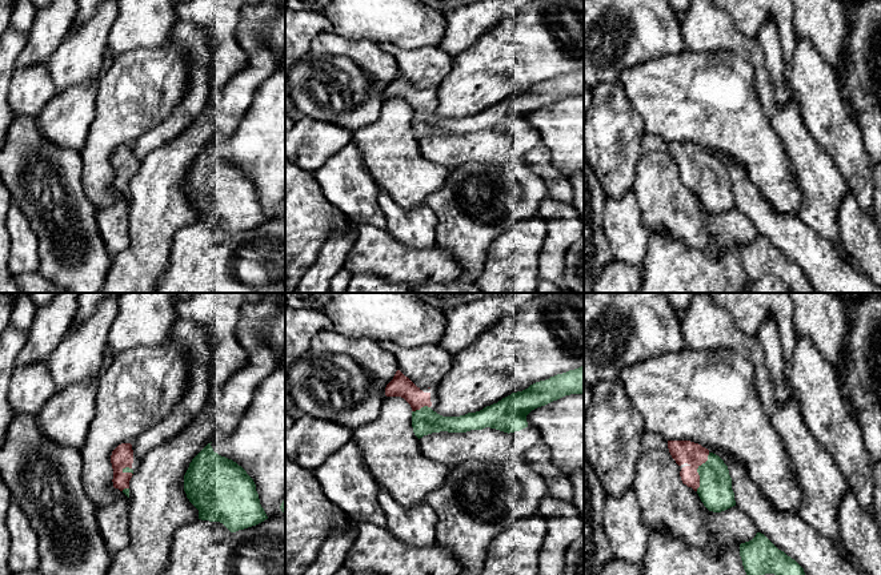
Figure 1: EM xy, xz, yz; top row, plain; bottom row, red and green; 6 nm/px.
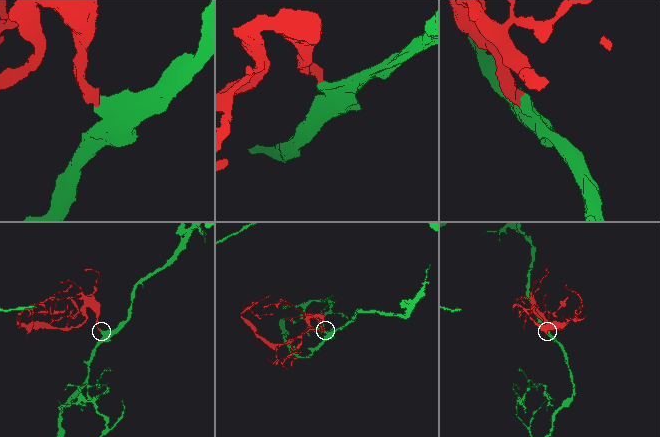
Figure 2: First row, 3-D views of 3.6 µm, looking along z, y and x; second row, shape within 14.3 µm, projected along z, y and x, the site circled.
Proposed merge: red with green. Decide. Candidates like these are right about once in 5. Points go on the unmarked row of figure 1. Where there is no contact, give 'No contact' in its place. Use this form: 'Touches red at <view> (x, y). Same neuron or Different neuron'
Touches red at yz (696, 173). Same neuron

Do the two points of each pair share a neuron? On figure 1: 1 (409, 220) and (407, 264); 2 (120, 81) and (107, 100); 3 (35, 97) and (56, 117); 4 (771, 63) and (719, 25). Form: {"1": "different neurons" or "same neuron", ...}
{"1": "different neurons", "2": "same neuron", "3": "different neurons", "4": "different neurons"}

